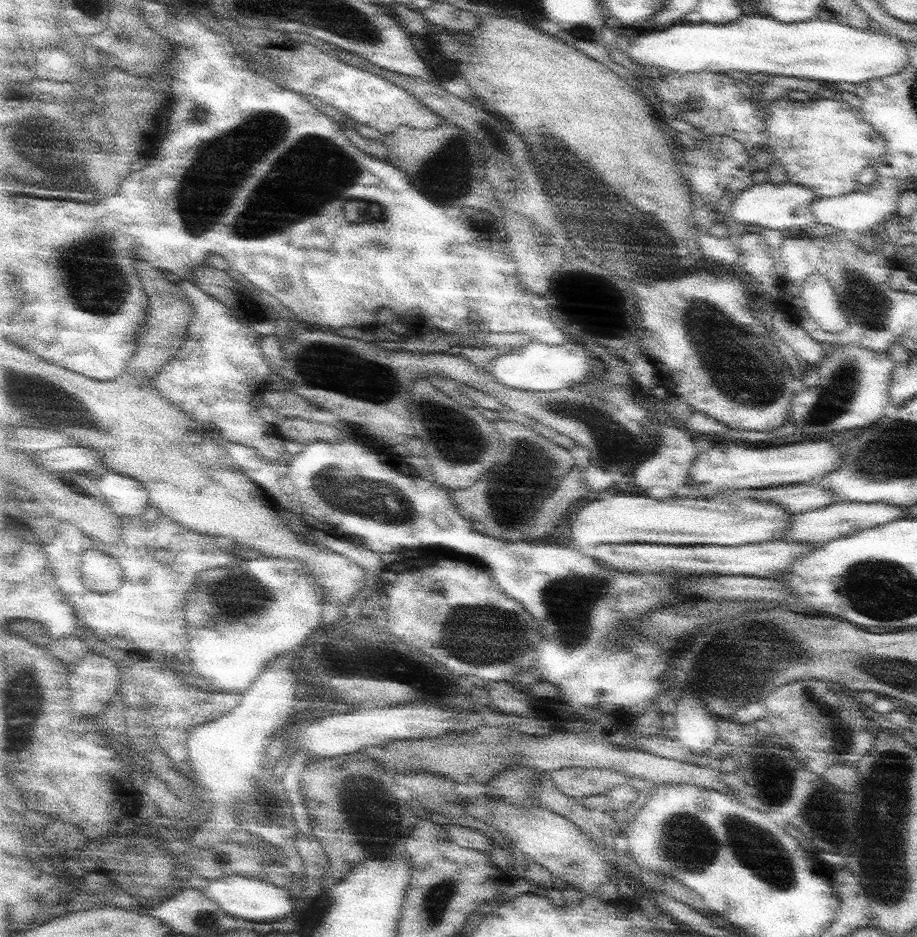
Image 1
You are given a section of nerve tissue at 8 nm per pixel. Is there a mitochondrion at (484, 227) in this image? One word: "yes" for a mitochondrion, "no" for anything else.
no

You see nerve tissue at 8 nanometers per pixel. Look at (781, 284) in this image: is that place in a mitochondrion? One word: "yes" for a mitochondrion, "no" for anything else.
no

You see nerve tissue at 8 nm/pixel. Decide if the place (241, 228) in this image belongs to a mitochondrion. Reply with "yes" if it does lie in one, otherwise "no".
yes

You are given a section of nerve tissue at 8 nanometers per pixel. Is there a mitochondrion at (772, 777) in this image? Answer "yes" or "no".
no

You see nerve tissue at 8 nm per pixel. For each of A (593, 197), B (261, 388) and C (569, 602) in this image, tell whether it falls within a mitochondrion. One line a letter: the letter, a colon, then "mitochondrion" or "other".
A: mitochondrion
B: other
C: mitochondrion

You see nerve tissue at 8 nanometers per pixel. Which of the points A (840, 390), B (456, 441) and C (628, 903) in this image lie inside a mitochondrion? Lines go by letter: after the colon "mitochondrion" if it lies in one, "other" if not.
A: mitochondrion
B: mitochondrion
C: other

